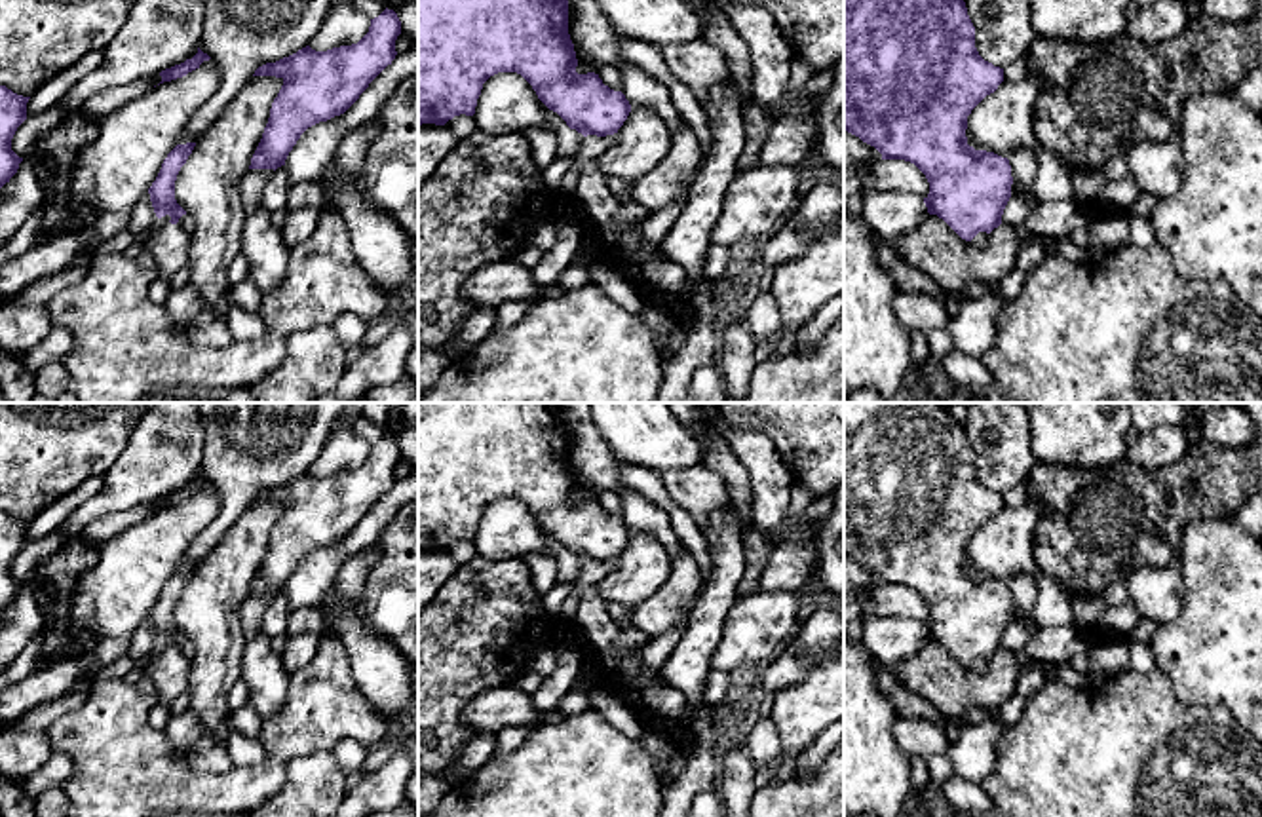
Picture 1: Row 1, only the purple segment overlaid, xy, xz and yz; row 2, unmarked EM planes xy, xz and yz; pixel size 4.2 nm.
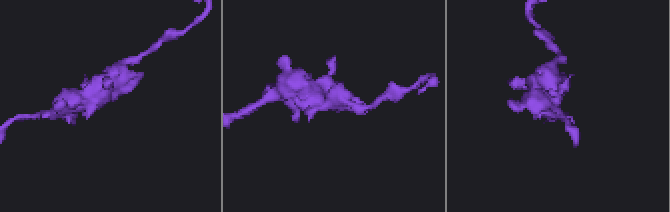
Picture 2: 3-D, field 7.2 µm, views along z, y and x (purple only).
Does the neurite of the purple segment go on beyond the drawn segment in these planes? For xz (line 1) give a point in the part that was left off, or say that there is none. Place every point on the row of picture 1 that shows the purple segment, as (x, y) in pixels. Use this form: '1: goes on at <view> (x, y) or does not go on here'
1: does not go on here

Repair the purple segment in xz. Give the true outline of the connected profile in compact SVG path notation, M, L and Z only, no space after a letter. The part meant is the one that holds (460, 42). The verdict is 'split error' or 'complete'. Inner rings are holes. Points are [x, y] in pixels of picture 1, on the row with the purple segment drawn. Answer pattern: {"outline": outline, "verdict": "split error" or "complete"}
{"outline": "M418 0L418 125L473 116L483 84L498 72L517 72L570 129L583 137L618 133L629 101L599 74L578 74L576 66L568 0Z", "verdict": "complete"}

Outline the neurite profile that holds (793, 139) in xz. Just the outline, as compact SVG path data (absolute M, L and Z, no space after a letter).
M800 97L791 99L760 148L758 165L796 165L812 162L817 146L817 122L813 103Z

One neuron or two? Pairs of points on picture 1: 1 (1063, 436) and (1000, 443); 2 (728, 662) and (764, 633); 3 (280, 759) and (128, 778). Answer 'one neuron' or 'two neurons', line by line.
1: two neurons
2: one neuron
3: one neuron

